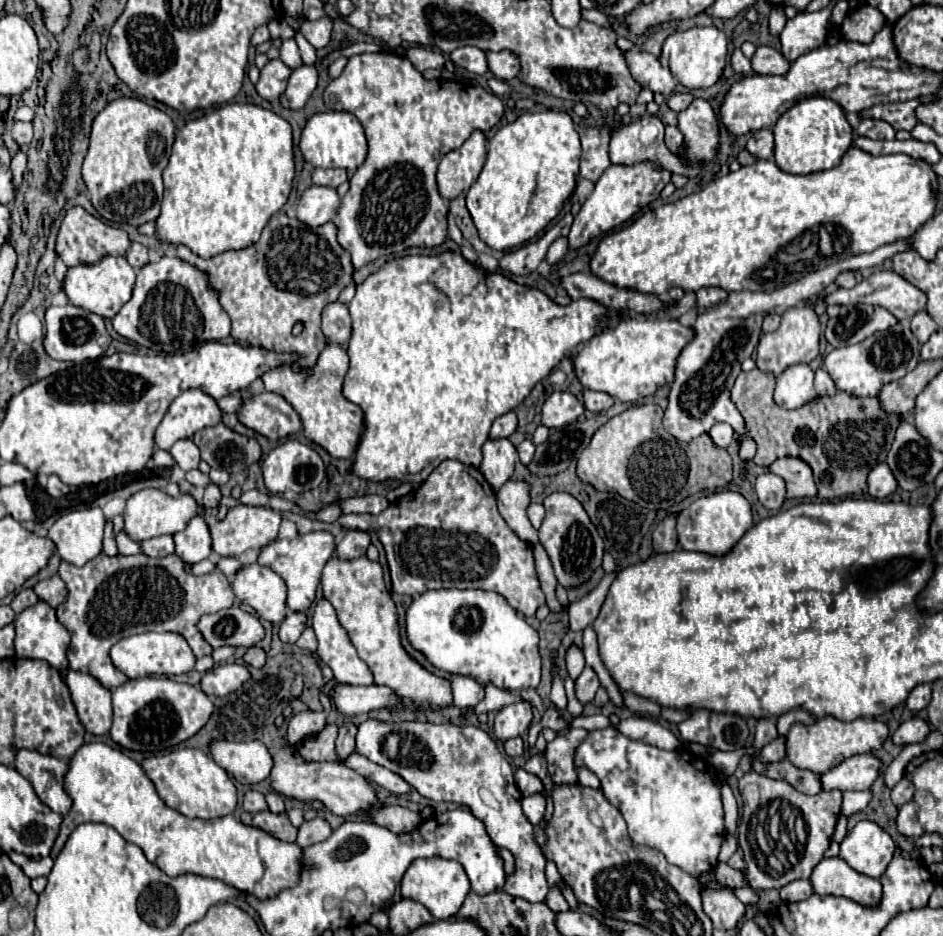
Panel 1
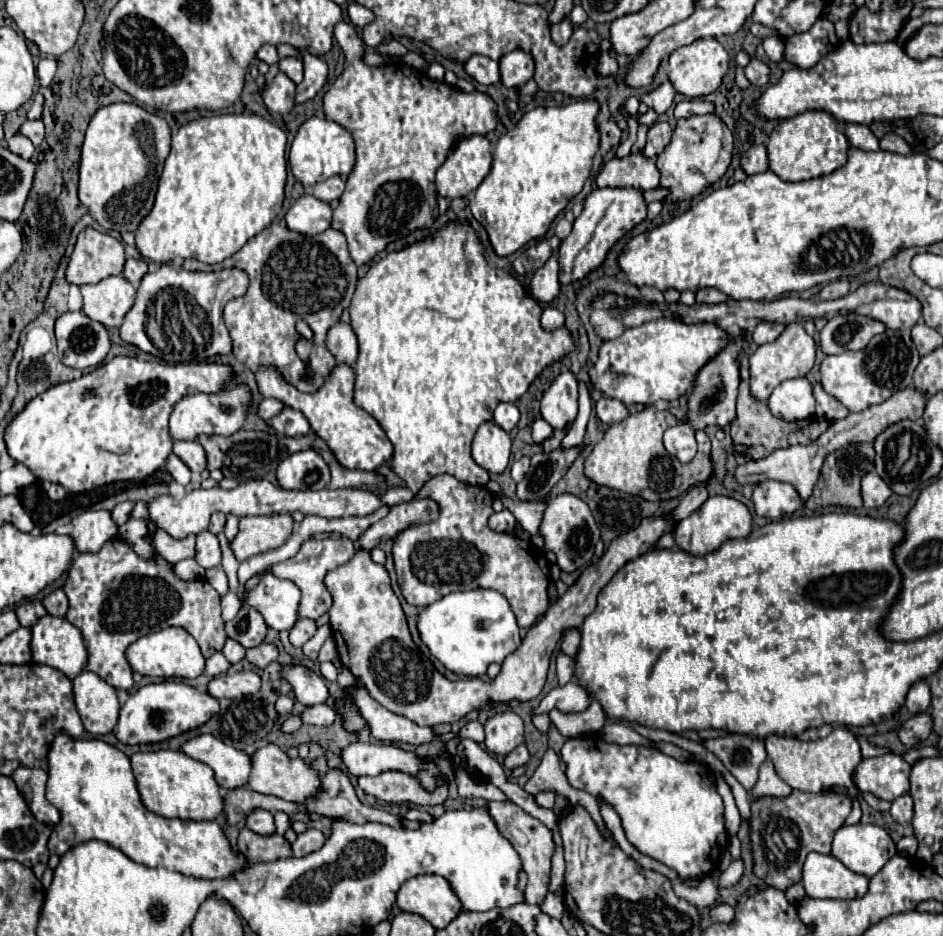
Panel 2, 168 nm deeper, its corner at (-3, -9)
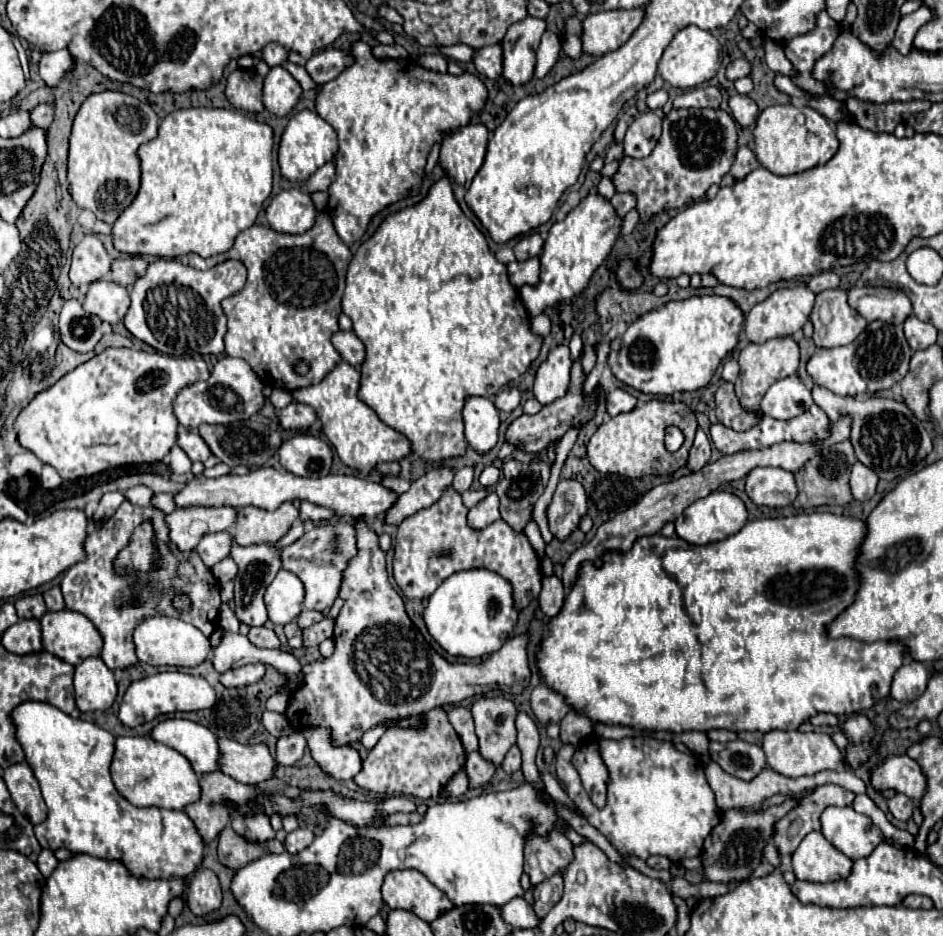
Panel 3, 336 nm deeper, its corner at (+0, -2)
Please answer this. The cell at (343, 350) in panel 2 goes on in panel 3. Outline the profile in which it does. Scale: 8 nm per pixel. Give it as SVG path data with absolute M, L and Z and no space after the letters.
M338 330L336 334L332 334L332 346L338 350L342 360L350 362L354 368L360 368L364 360L364 344L354 332Z

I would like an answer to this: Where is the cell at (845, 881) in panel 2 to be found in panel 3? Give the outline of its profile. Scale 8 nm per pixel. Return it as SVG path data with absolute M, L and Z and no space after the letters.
M810 832L792 854L792 868L798 880L832 882L848 878L852 860L836 850L822 832Z

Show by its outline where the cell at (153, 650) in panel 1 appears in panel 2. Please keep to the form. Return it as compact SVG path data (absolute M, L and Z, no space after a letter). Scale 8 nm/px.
M165 627L163 631L143 635L127 649L127 659L135 673L151 675L151 677L195 679L205 671L205 657L201 655L197 641L181 627Z

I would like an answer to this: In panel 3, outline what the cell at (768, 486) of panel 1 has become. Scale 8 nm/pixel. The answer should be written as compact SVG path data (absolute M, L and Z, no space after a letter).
M754 468L746 476L746 494L756 506L782 508L796 500L794 474L782 468Z

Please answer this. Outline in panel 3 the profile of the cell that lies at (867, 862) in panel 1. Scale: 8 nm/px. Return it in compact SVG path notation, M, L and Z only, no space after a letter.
M830 806L822 812L822 834L850 860L870 856L876 844L884 842L884 836L876 824L864 814L854 812L850 806Z

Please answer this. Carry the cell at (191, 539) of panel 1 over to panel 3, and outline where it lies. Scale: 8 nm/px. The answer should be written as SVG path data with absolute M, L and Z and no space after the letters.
M216 532L216 534L206 534L202 538L202 542L196 546L196 552L200 554L202 562L212 568L214 564L218 564L222 558L226 558L230 554L230 534L228 532Z

